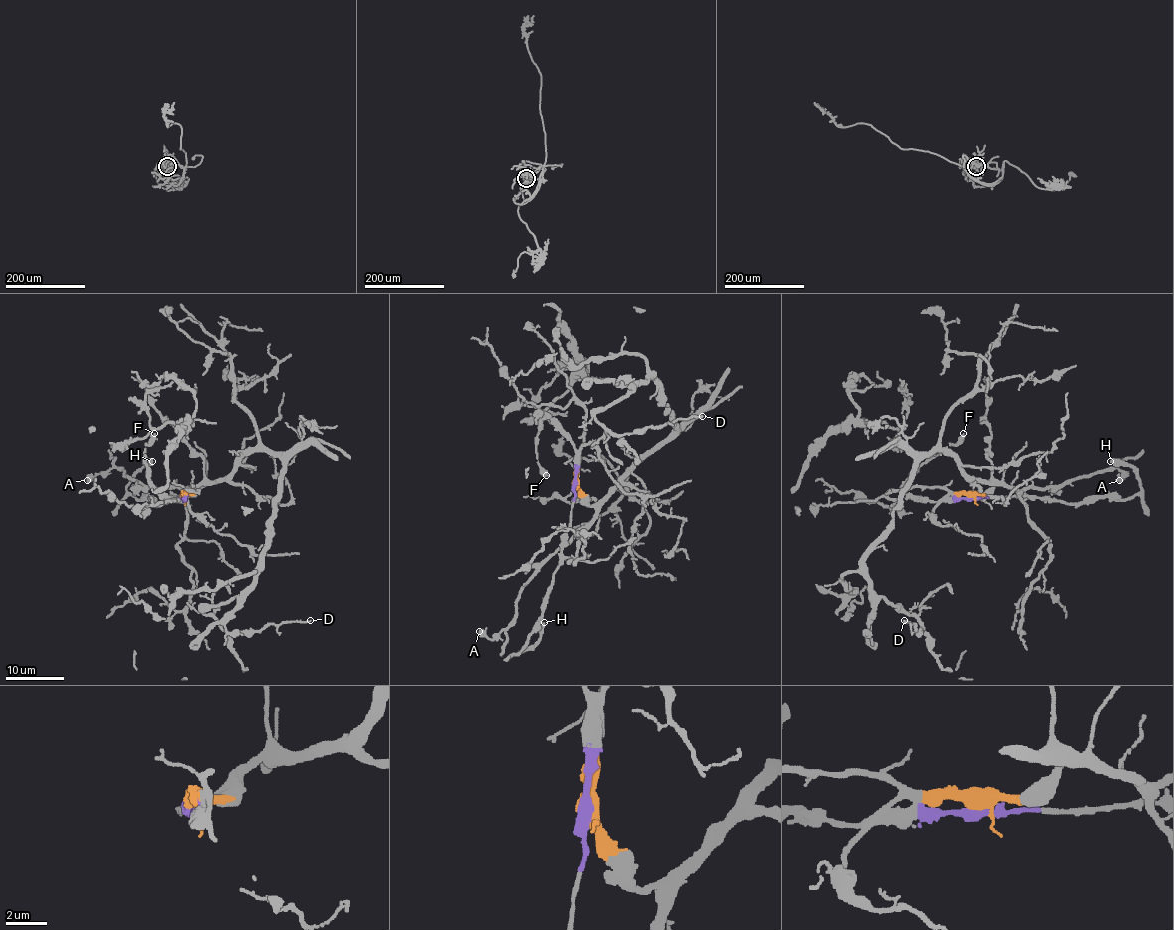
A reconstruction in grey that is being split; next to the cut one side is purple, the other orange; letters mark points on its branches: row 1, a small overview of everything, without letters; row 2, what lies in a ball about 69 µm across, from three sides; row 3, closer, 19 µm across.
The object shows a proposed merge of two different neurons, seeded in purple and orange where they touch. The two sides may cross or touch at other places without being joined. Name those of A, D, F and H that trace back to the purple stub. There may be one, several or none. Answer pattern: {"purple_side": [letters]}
{"purple_side": ["F", "H"]}

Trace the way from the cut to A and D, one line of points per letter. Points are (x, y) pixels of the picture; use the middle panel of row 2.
A: (575, 482), (577, 492), (595, 508), (595, 516), (522, 589), (515, 619), (509, 625), (491, 640), (478, 631)
D: (575, 482), (596, 504), (675, 430), (662, 390), (650, 376), (595, 414), (608, 431), (703, 415)

